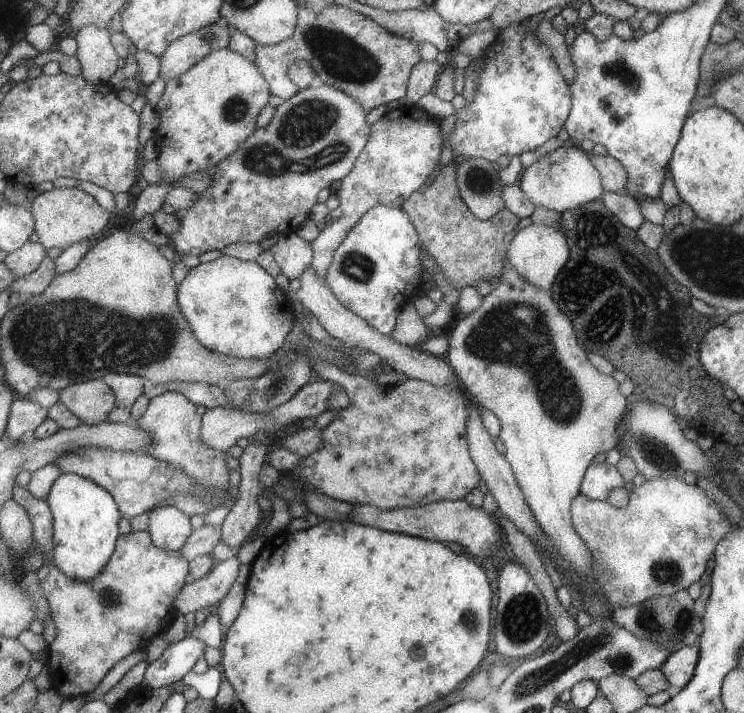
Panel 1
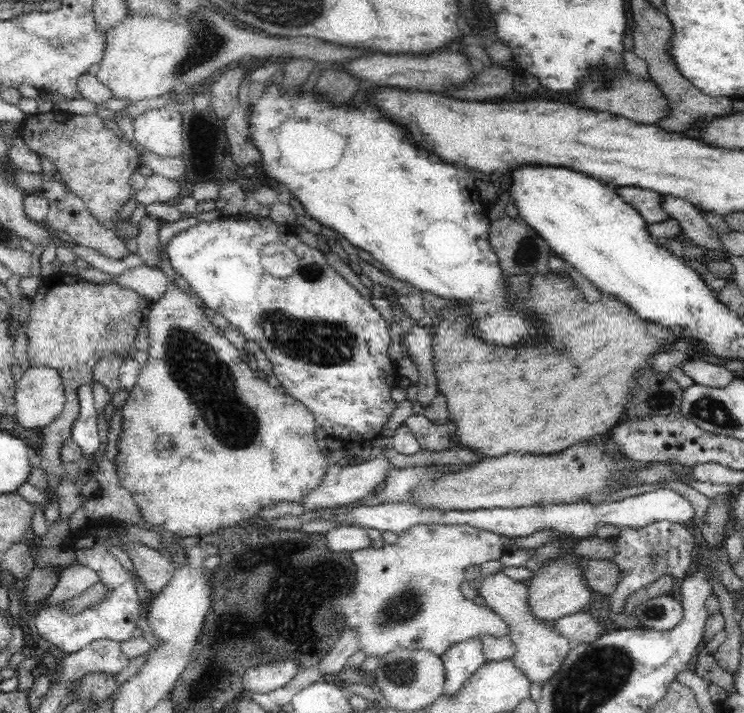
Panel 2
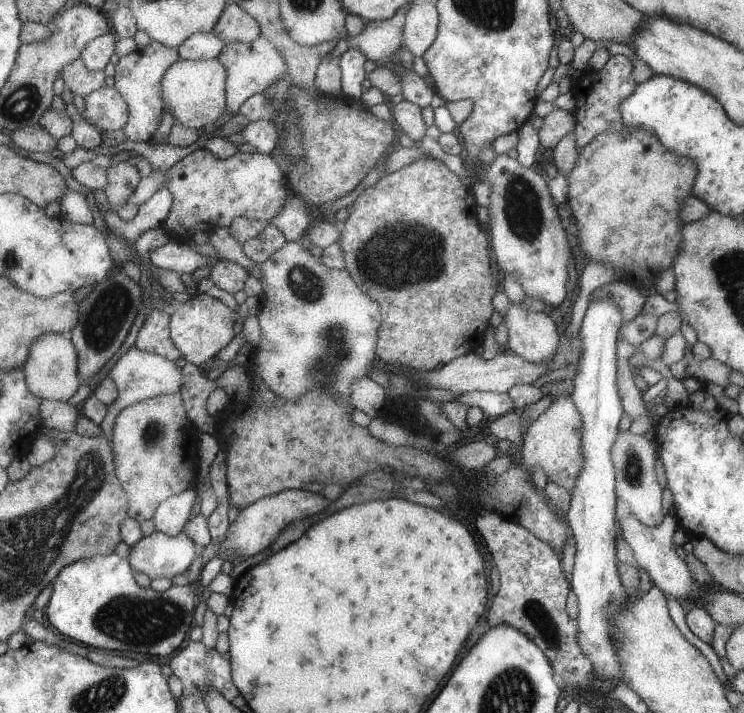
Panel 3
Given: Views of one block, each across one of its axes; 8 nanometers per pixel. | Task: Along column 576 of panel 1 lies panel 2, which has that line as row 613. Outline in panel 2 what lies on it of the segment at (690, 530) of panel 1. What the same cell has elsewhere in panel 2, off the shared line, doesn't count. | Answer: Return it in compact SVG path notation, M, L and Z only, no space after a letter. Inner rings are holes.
M498 571L485 577L477 592L487 606L509 623L508 635L515 646L511 661L520 667L530 682L543 686L558 672L562 662L566 660L566 654L572 650L568 638L556 633L554 621L536 621L530 616L530 609L526 606L528 590L525 582L514 581L502 571Z

